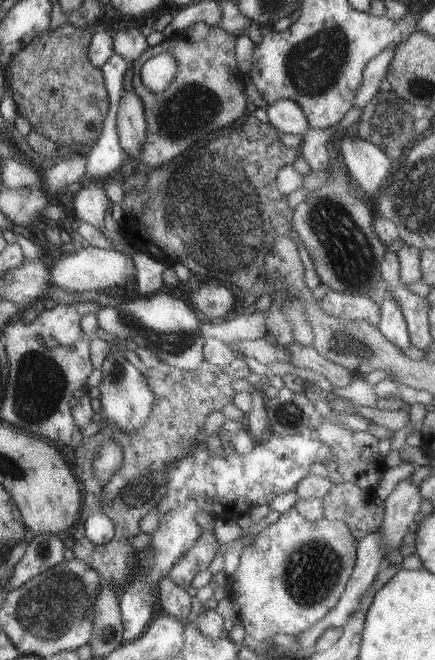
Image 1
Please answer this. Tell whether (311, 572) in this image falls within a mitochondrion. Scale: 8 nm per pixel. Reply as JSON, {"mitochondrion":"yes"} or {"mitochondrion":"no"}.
{"mitochondrion":"yes"}

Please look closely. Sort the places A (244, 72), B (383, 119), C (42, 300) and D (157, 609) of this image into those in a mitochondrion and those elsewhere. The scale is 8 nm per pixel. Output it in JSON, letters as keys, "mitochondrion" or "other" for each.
{"A":"other","B":"mitochondrion","C":"other","D":"other"}

